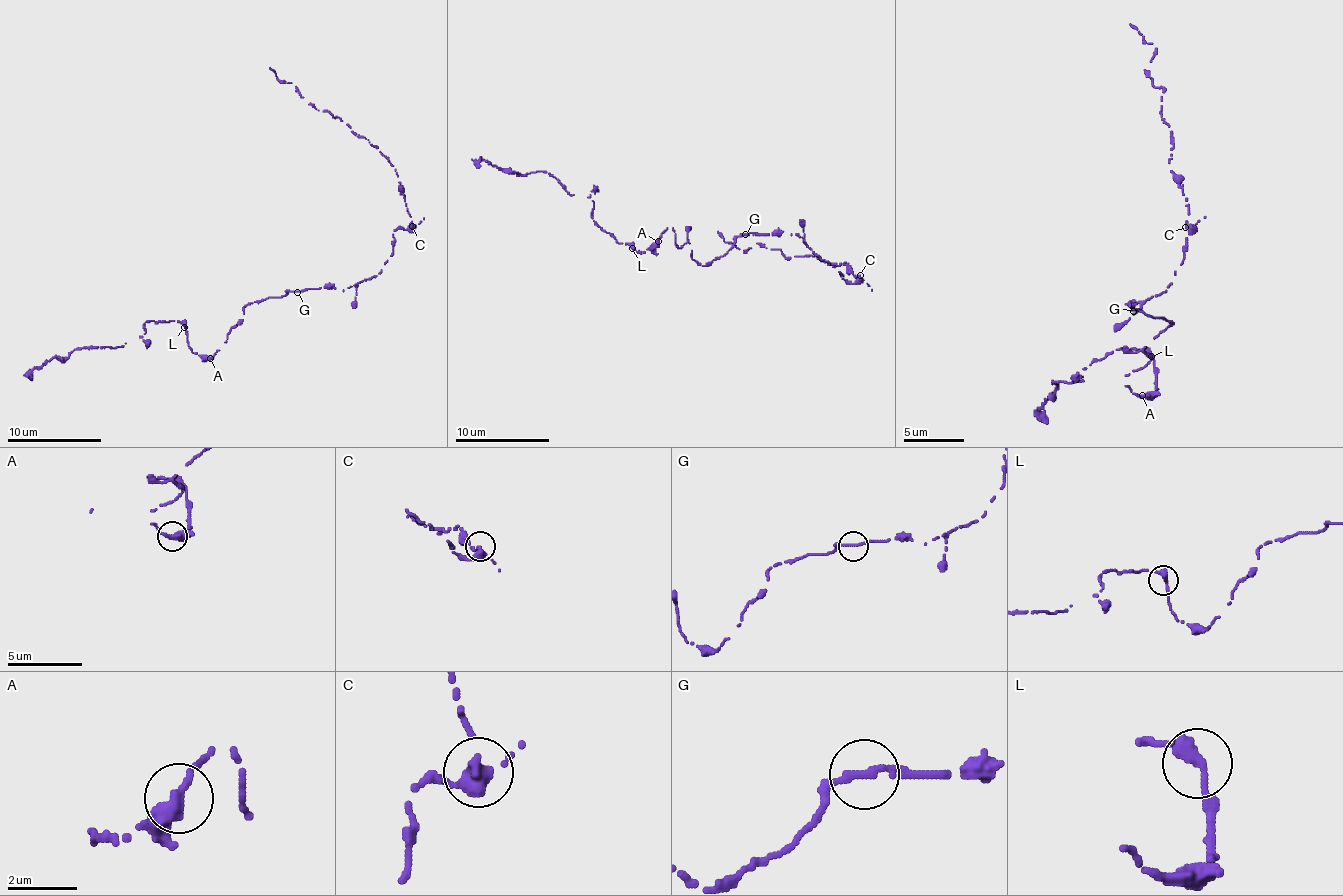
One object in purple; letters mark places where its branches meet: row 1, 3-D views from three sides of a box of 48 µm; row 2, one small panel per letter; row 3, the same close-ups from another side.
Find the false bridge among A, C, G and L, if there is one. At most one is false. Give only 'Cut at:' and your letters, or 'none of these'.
Cut at: C

